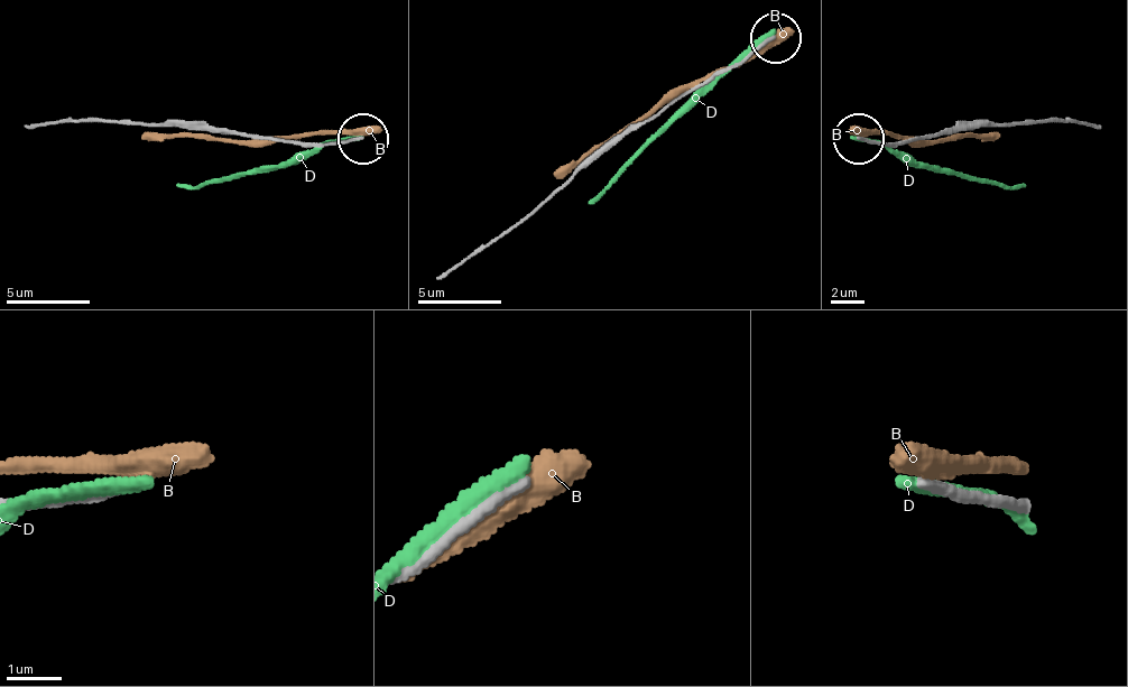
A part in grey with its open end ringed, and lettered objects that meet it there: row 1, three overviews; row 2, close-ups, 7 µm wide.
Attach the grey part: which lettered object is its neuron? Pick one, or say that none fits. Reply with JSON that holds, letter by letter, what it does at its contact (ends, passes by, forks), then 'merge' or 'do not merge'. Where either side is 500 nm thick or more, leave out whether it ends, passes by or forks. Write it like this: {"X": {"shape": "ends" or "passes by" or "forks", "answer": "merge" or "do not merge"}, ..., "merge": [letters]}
{"B": {"shape": "passes by", "answer": "do not merge"}, "D": {"shape": "passes by", "answer": "do not merge"}, "merge": []}

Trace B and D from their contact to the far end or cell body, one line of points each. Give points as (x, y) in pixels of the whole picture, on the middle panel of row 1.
B: (770, 38), (737, 64), (668, 89), (555, 177)
D: (749, 55), (732, 59), (589, 203)

